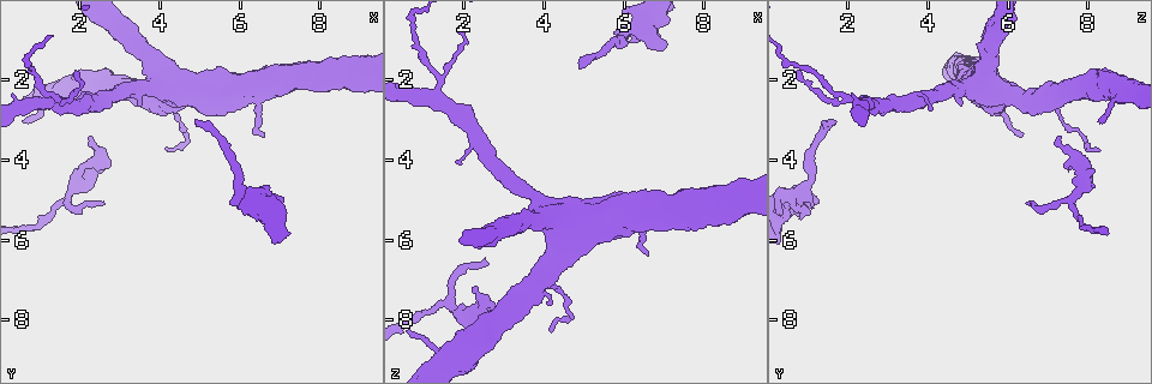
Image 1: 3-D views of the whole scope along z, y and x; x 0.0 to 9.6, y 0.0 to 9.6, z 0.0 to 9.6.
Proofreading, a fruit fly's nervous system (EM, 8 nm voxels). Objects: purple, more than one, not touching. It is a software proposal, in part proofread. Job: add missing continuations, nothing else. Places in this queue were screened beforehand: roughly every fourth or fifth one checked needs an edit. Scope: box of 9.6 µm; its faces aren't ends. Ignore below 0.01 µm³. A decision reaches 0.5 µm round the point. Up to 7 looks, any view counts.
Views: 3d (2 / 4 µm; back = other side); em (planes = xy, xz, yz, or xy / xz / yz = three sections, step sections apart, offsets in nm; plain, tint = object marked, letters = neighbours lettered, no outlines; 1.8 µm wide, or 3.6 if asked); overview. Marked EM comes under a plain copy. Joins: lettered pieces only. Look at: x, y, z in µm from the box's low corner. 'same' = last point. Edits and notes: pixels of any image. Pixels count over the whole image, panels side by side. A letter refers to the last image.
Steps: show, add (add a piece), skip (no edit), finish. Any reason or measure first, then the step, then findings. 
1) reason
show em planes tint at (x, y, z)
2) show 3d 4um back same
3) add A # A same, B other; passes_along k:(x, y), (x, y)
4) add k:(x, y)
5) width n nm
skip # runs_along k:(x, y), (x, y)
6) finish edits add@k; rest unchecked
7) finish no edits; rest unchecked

an open end
show em yz step 8 letters at (4.85, 3.10, 1.70)

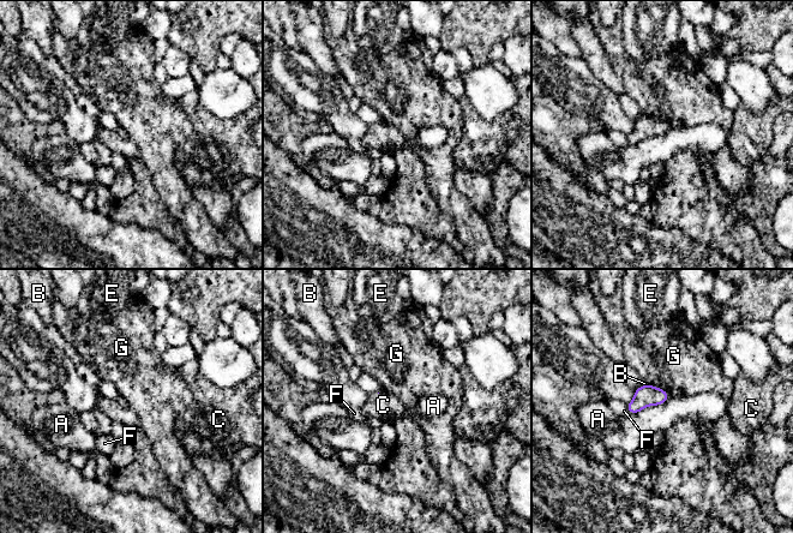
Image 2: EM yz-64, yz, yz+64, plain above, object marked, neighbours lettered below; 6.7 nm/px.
show em planes letters same

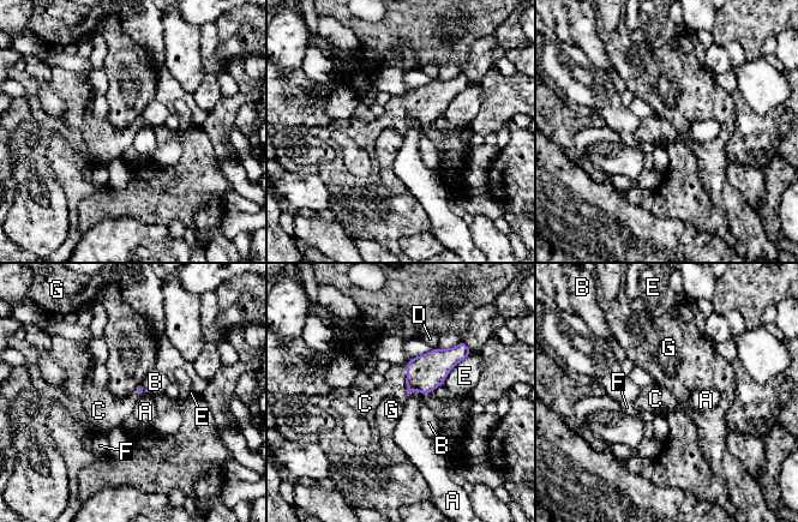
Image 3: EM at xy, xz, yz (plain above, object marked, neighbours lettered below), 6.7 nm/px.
add C # A other, B other, C same, D other, E other, F other, G other; the neuron continues

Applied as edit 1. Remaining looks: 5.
free end
show em planes letters at (2.60, 5.10, 6.55)

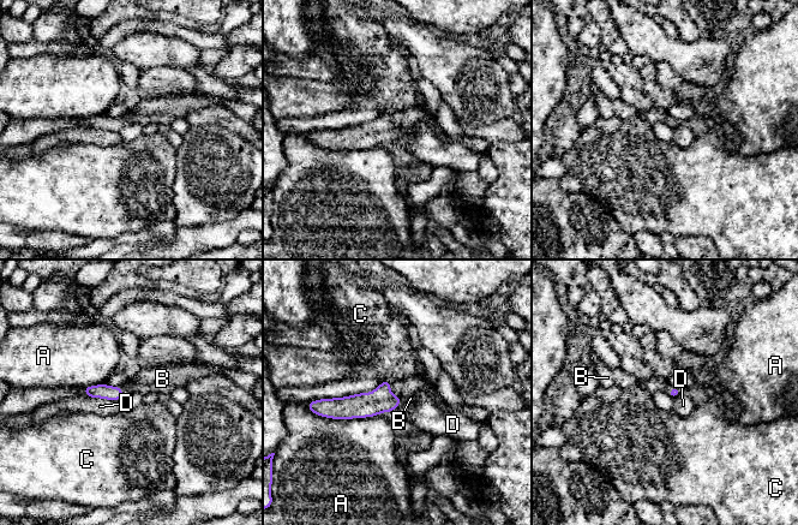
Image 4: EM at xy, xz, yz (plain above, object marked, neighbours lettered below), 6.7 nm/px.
add B # A other, B same, C other, D other; passes_along 4:(102, 391), (122, 391), (157, 379); the neuron continues

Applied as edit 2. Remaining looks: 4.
free end
show em yz step 4 tint at (2.20, 3.35, 7.25)

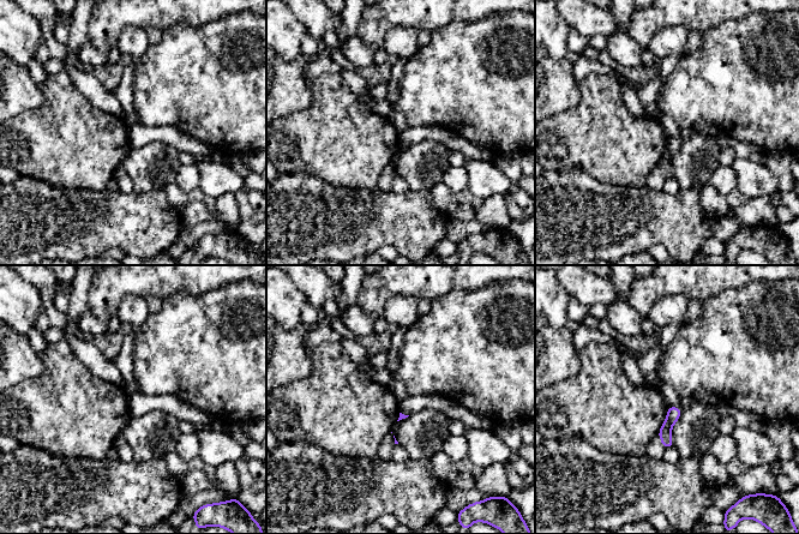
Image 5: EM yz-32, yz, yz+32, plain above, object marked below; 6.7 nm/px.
cut it another way
show em xy step 4 letters same

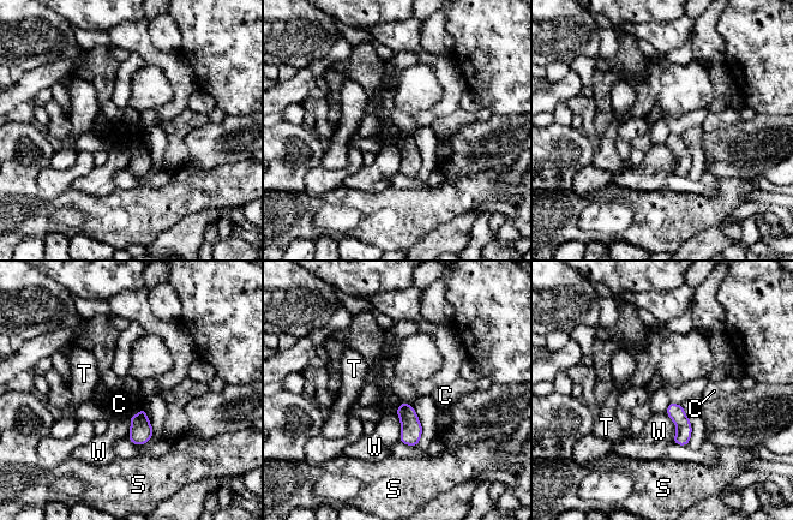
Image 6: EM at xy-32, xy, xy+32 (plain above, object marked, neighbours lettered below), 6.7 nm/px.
longest_contact W 220 nm
skip # C other, S other, T other, W other; border 6:(143, 407), (128, 417); none of them fits

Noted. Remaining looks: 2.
finish edits add@3, add@4; rest unchecked

